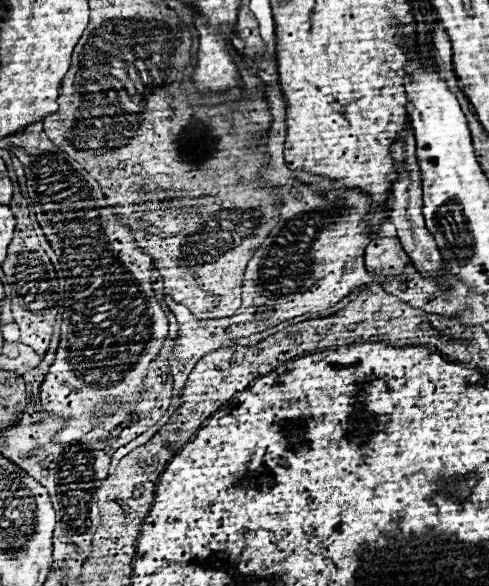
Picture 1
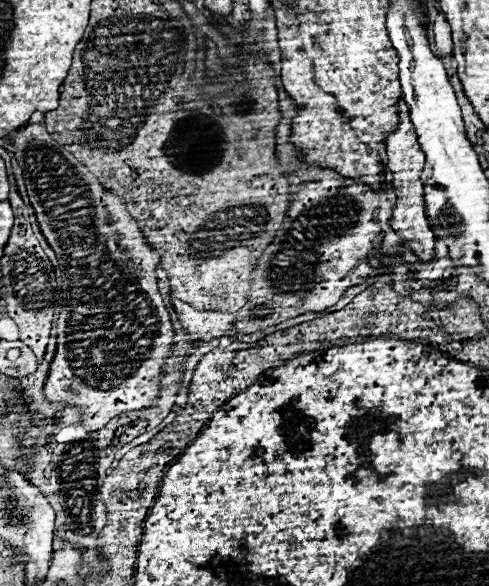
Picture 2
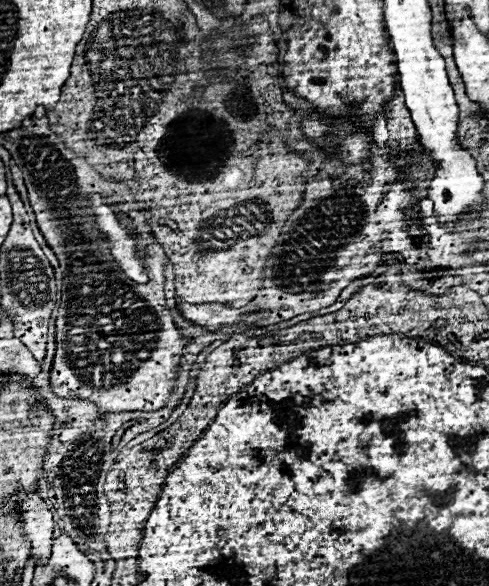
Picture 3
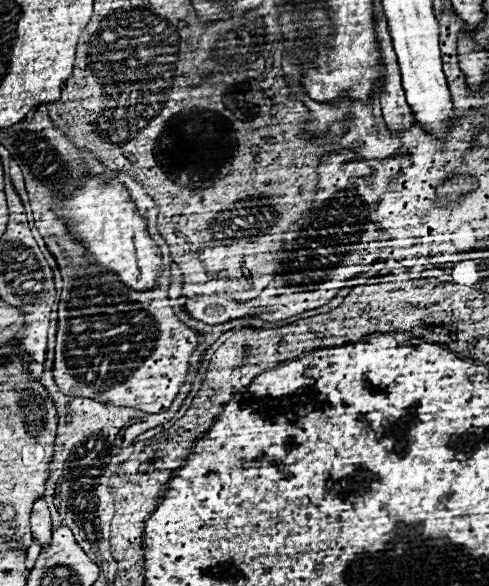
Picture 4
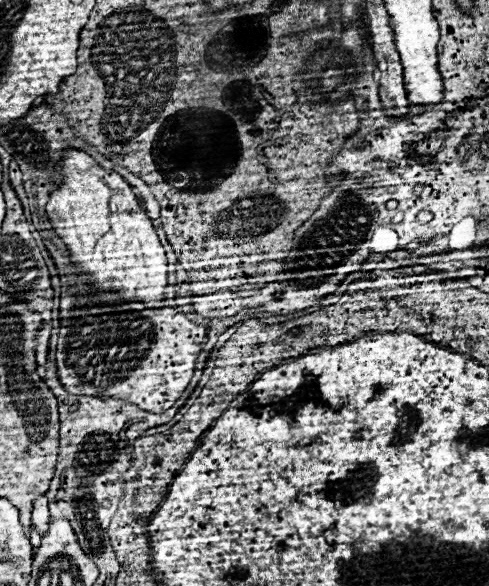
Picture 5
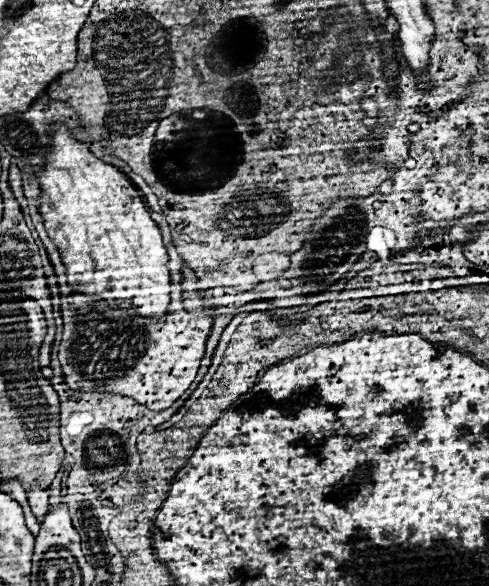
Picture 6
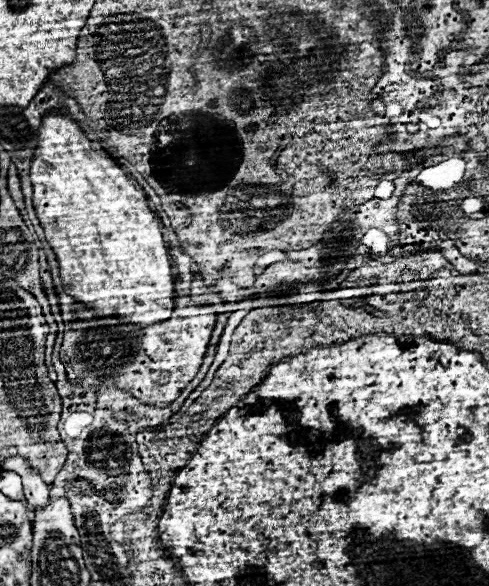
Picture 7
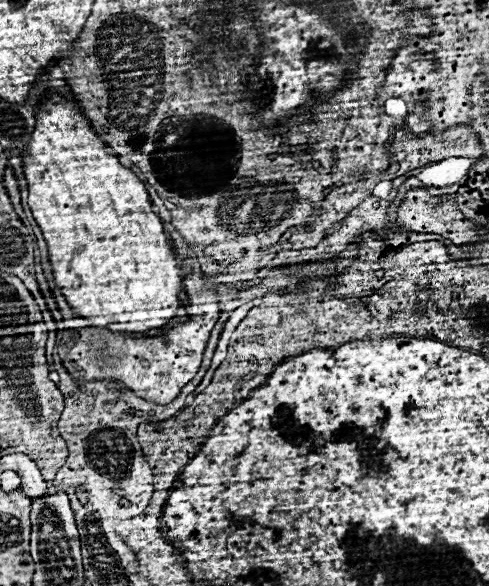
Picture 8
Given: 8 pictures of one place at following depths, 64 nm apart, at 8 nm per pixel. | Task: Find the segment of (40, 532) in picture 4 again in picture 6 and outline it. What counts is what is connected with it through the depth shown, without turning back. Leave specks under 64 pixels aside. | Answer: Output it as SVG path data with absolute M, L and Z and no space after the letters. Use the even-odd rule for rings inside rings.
M32 486L28 490L28 502L30 502L32 514L40 522L44 518L44 512L48 512L48 494L46 494L46 490L42 490L40 486Z

